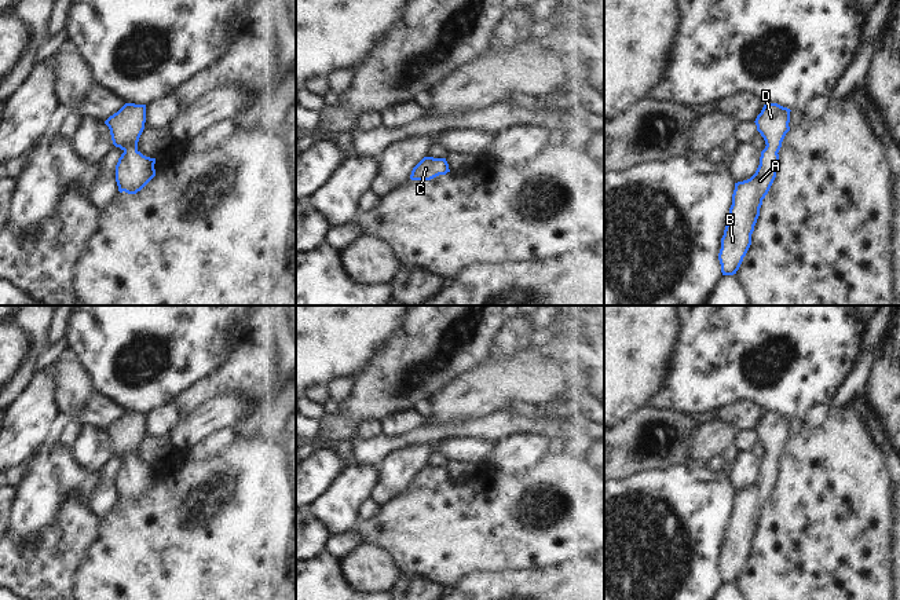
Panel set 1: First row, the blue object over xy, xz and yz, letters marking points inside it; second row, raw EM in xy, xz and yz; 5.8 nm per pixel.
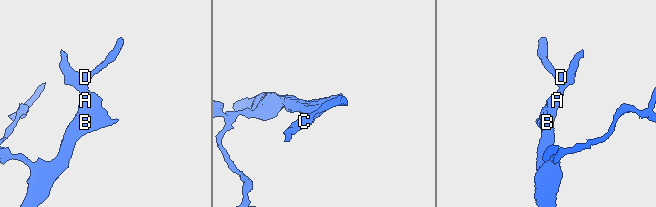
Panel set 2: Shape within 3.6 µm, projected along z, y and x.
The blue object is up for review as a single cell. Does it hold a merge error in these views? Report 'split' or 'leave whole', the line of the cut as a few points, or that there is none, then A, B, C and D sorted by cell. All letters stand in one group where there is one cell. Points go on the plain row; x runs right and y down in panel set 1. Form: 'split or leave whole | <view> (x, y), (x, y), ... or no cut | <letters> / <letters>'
leave whole | no cut | A B C D

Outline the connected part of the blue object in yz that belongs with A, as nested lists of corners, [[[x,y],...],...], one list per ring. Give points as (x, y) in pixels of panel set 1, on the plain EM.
[[[765,411],[754,429],[767,454],[761,460],[756,482],[747,489],[735,491],[718,561],[722,583],[736,582],[751,553],[751,542],[760,524],[762,508],[776,486],[778,461],[790,439],[790,420],[778,411]]]

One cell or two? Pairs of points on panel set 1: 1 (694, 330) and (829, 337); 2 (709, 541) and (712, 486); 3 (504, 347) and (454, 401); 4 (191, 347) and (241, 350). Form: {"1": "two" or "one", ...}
{"1": "one", "2": "one", "3": "two", "4": "two"}

